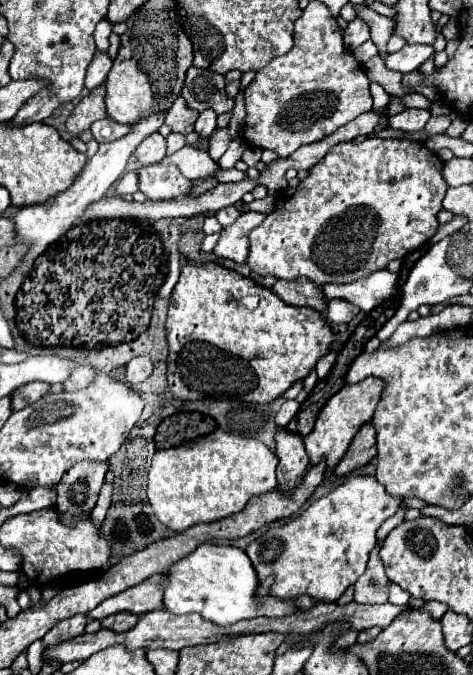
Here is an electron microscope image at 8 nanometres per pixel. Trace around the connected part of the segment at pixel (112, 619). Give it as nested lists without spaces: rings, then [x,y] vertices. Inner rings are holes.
[[[120,612],[120,614],[112,614],[112,616],[104,618],[102,620],[102,628],[112,630],[112,632],[128,632],[136,622],[138,622],[138,616],[136,614]]]

